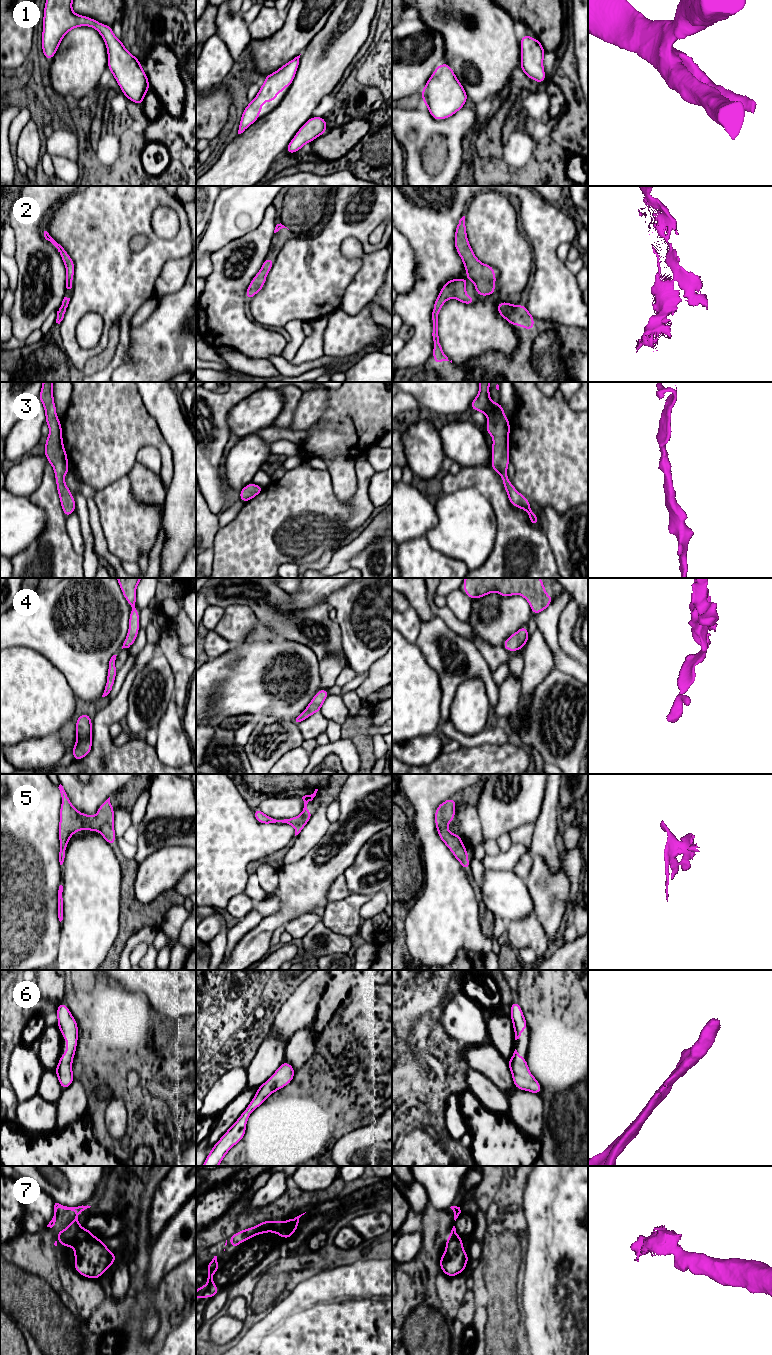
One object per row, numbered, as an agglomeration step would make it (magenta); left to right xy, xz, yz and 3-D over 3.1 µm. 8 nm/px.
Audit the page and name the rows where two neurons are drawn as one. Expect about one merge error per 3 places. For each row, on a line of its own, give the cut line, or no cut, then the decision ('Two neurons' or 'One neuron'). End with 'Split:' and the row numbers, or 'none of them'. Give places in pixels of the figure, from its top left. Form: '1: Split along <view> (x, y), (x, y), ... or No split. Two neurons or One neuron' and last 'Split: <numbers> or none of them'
1: No split. One neuron
2: No split. One neuron
3: No split. One neuron
4: No split. One neuron
5: No split. One neuron
6: No split. One neuron
7: No split. One neuron
Split: none of them

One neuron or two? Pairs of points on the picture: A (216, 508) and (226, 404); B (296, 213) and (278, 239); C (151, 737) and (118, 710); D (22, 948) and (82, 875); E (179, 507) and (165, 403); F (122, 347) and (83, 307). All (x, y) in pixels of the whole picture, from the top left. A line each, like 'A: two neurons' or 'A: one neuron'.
A: one neuron
B: one neuron
C: two neurons
D: one neuron
E: one neuron
F: one neuron

